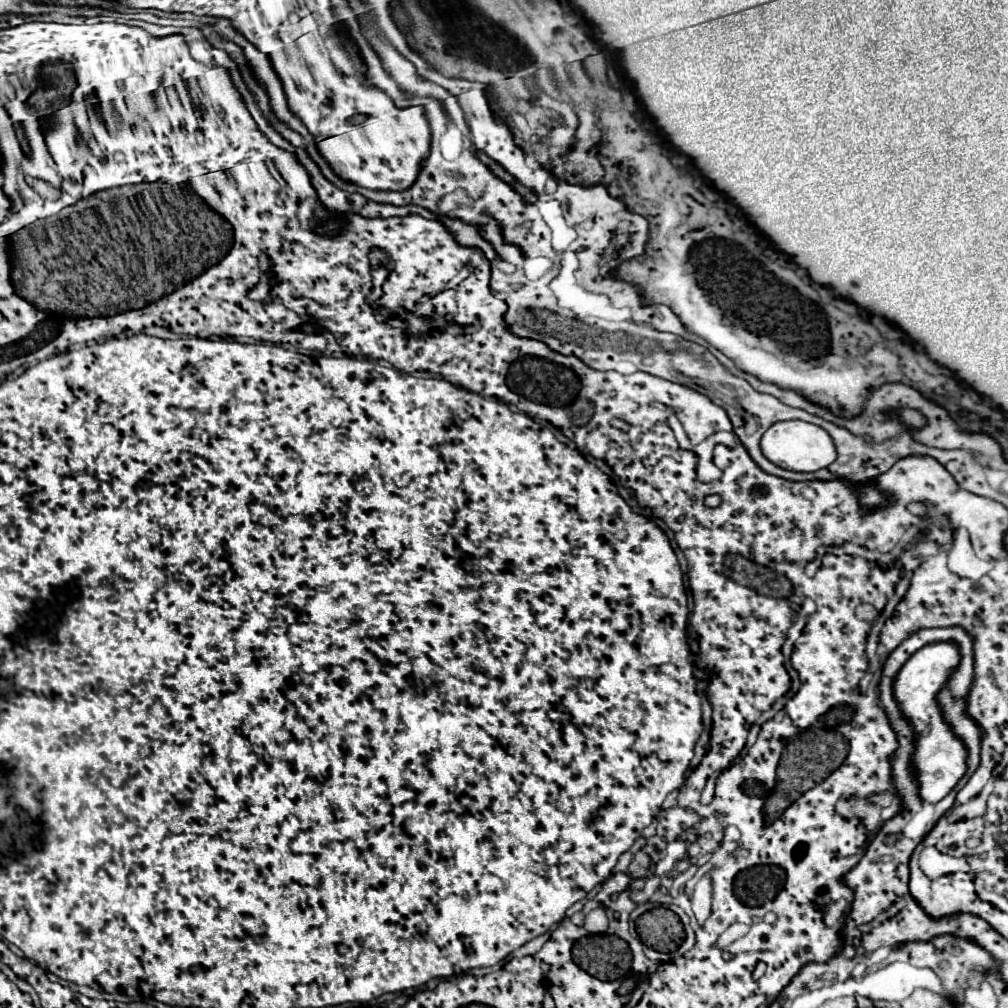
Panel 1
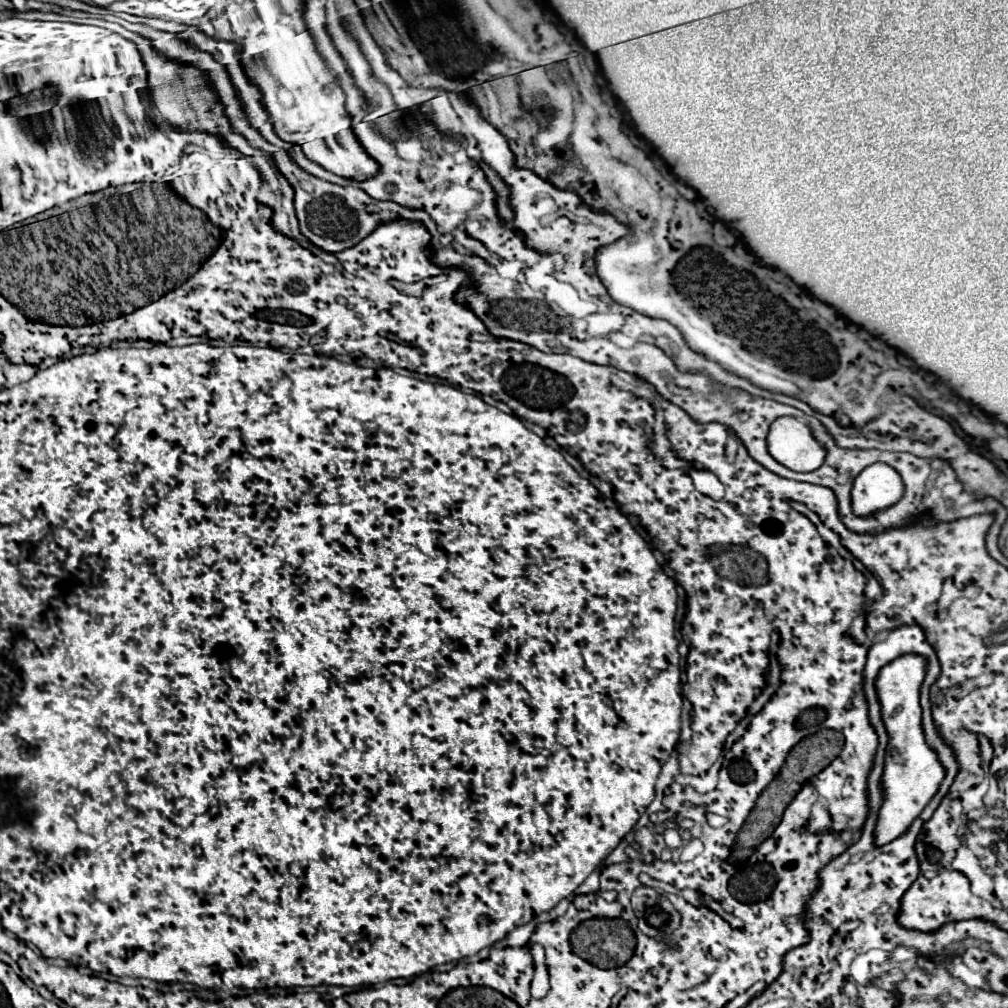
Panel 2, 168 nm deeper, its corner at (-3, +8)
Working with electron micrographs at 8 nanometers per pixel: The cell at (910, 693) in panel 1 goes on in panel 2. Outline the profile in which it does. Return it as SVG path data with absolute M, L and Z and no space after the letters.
M902 655L892 663L884 665L876 675L876 691L878 703L882 707L882 721L888 733L888 747L884 757L884 773L882 773L882 807L878 811L878 821L874 827L874 847L882 847L896 837L900 837L910 823L922 813L926 803L938 791L944 769L936 757L936 753L926 745L922 733L922 709L918 703L920 685L924 681L926 659L920 655Z

